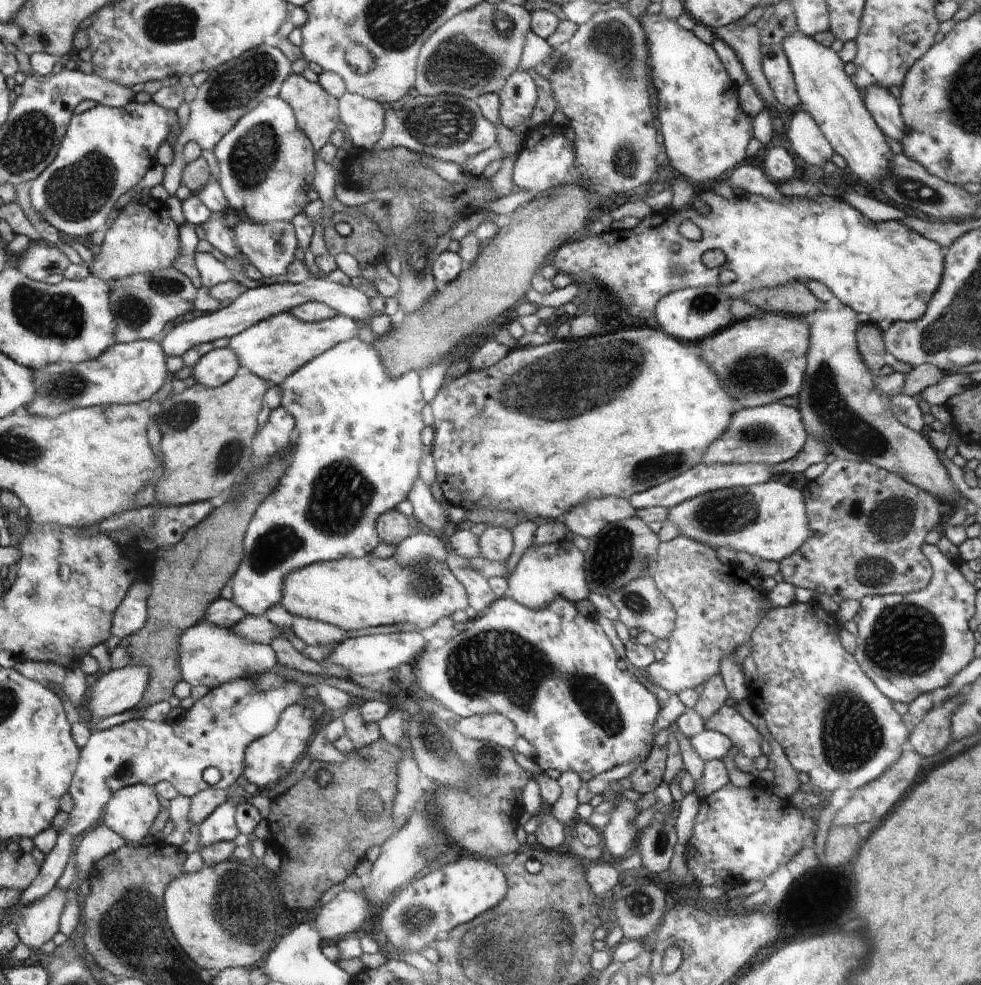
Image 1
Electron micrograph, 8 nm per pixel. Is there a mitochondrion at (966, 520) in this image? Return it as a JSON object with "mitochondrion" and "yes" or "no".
{"mitochondrion":"no"}

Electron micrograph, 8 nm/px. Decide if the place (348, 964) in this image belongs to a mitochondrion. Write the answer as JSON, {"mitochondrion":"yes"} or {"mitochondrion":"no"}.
{"mitochondrion":"no"}

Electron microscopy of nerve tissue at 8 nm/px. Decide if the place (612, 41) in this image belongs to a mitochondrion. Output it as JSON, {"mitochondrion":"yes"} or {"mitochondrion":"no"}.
{"mitochondrion":"yes"}

